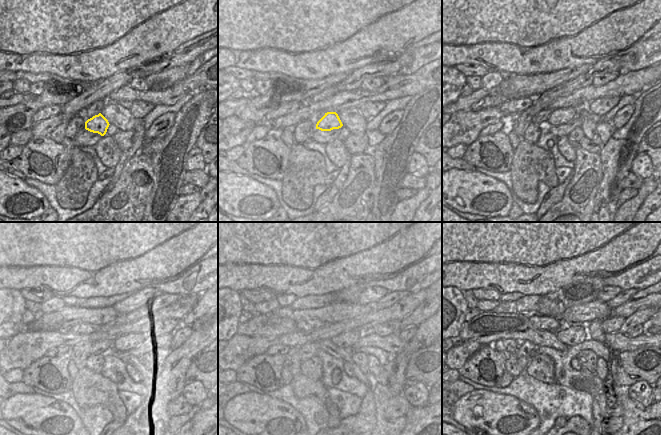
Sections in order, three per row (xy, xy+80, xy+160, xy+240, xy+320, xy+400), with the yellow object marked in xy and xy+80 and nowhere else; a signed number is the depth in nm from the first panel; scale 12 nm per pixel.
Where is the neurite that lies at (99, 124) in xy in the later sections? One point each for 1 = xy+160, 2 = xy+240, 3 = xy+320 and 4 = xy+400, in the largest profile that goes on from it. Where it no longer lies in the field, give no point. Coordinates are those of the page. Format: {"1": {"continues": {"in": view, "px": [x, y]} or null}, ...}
{"1": {"continues": {"in": "xy+160", "px": [560, 116]}}, "2": {"continues": {"in": "xy+240", "px": [112, 342]}}, "3": {"continues": {"in": "xy+320", "px": [346, 339]}}, "4": {"continues": {"in": "xy+400", "px": [574, 334]}}}

